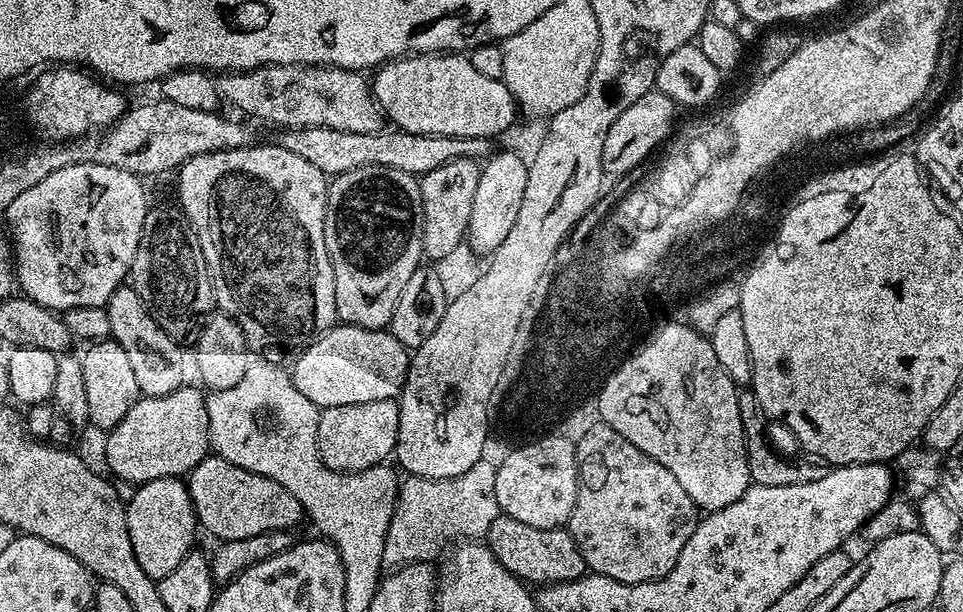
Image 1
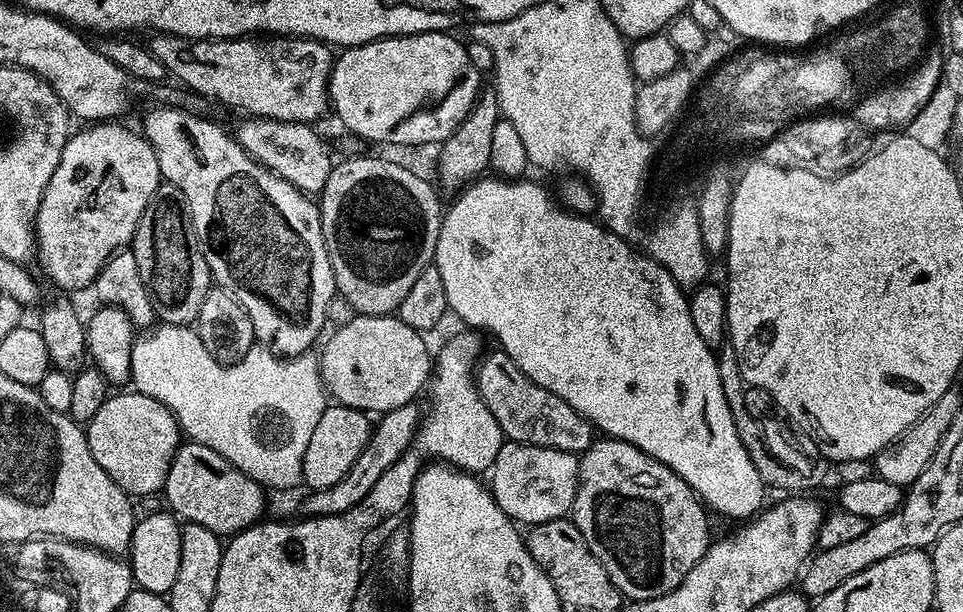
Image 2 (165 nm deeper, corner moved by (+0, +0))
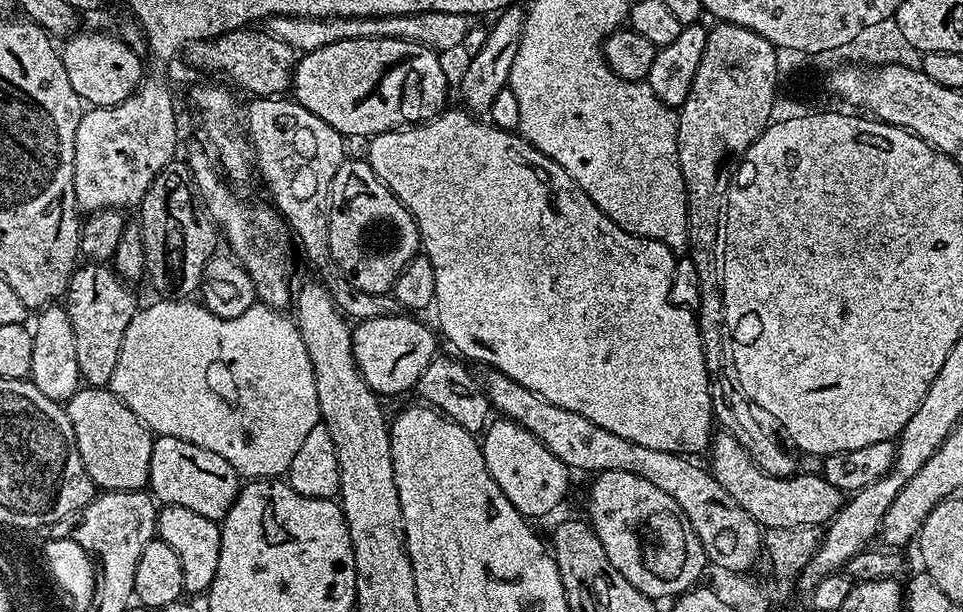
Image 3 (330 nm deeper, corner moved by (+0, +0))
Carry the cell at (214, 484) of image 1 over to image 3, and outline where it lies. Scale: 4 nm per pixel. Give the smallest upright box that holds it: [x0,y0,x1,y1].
[148,436,241,522]

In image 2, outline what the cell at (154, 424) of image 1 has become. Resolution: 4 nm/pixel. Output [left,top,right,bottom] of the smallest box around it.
[86,390,182,497]

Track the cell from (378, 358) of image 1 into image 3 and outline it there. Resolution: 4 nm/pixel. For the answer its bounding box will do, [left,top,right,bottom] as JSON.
[352,314,437,398]

